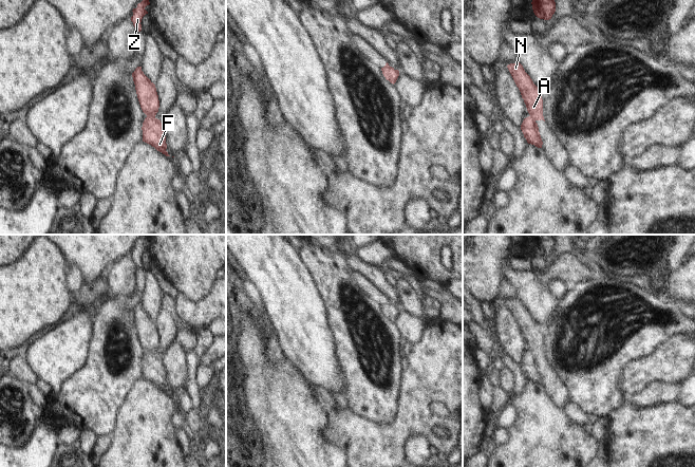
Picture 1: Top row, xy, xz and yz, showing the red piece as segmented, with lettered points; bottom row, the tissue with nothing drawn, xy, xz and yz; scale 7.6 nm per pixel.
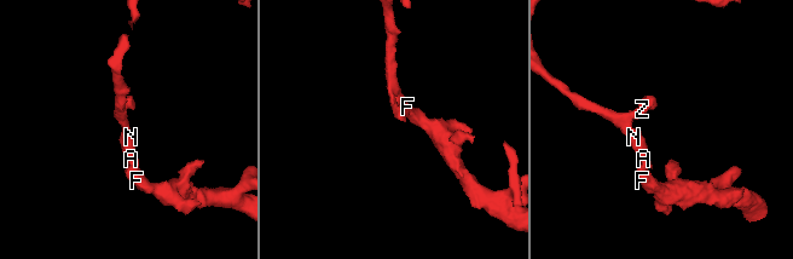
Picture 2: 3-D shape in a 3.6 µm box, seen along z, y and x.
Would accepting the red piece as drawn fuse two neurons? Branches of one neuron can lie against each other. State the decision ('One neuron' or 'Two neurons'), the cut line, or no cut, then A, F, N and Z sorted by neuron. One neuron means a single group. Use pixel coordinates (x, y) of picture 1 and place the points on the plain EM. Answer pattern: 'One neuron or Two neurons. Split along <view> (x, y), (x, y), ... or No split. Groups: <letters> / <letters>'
Two neurons. Split along xy (147, 353), (154, 355). Groups: A N Z / F.

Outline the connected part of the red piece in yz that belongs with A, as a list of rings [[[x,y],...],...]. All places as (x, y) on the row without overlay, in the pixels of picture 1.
[[[520,299],[510,300],[507,304],[521,329],[529,352],[534,357],[542,356],[545,358],[543,353],[543,336],[539,324],[533,320]]]

